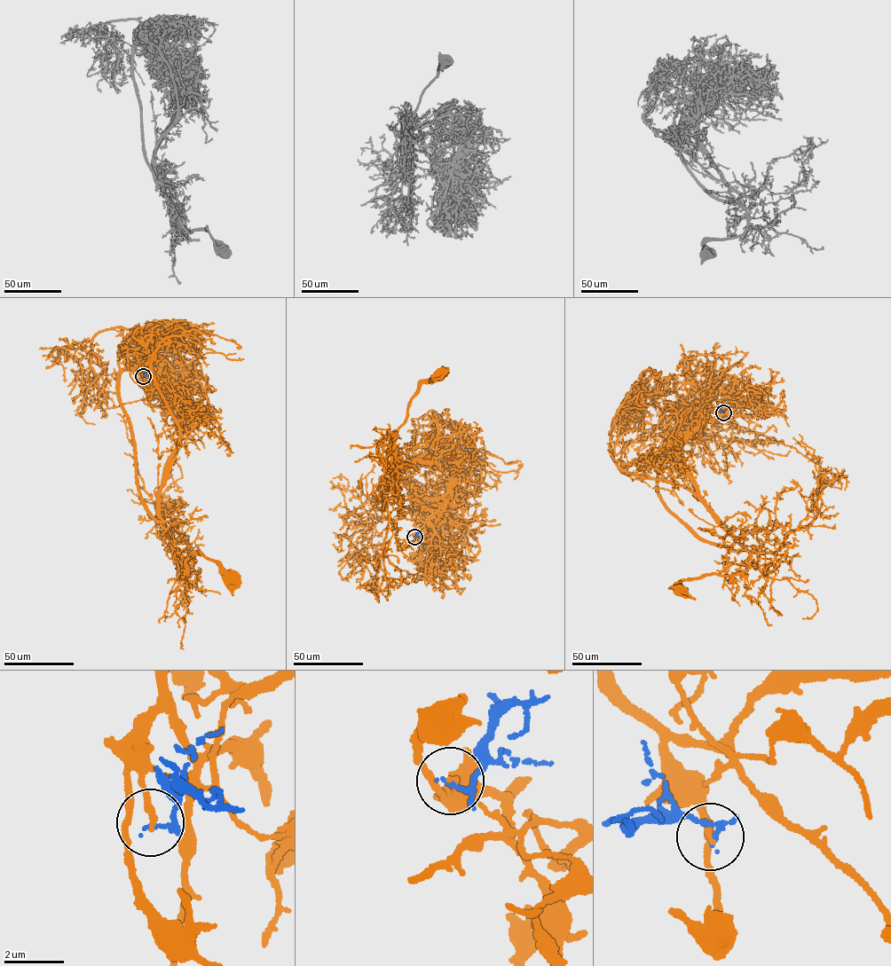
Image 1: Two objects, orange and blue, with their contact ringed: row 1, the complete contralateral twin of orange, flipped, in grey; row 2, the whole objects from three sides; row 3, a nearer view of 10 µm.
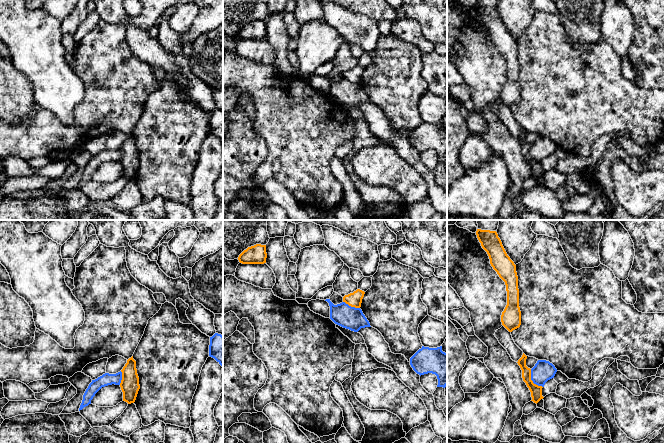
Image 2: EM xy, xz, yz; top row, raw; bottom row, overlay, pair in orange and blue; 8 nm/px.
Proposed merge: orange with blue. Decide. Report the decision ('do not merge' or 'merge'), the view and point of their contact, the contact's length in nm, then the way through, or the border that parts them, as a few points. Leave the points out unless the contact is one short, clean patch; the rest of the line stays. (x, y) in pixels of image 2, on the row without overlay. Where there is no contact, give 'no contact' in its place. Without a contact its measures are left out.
do not merge | yz (531, 156) | 180 nm | along yz (530, 145), (530, 155), (542, 163)

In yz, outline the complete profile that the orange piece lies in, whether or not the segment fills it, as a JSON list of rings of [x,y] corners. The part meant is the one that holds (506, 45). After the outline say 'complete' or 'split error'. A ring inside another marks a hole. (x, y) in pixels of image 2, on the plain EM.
[[[477,5],[476,11],[489,32],[491,42],[505,58],[507,81],[502,88],[501,98],[509,108],[512,108],[521,101],[516,41],[507,31],[496,7]]] | complete

